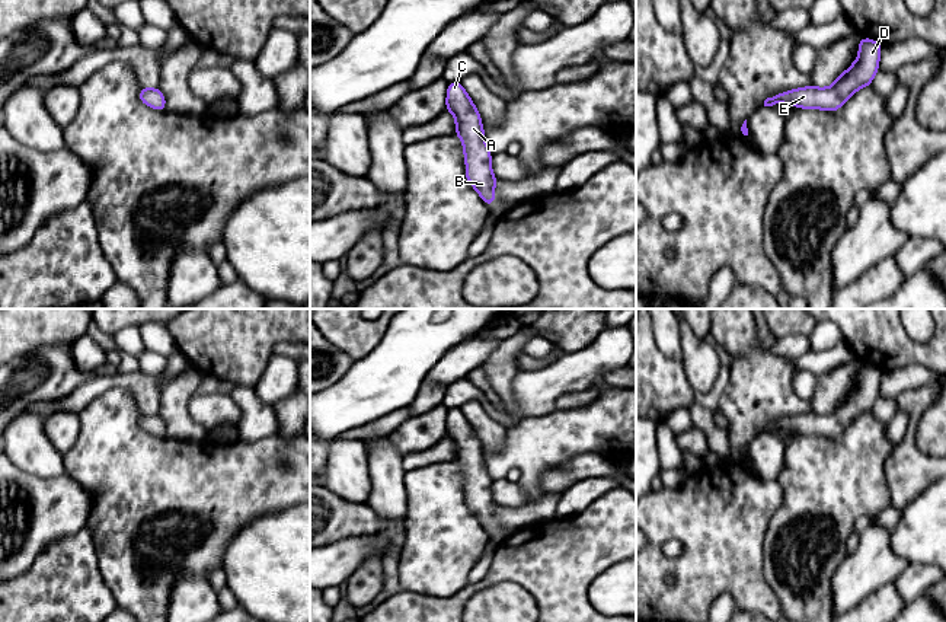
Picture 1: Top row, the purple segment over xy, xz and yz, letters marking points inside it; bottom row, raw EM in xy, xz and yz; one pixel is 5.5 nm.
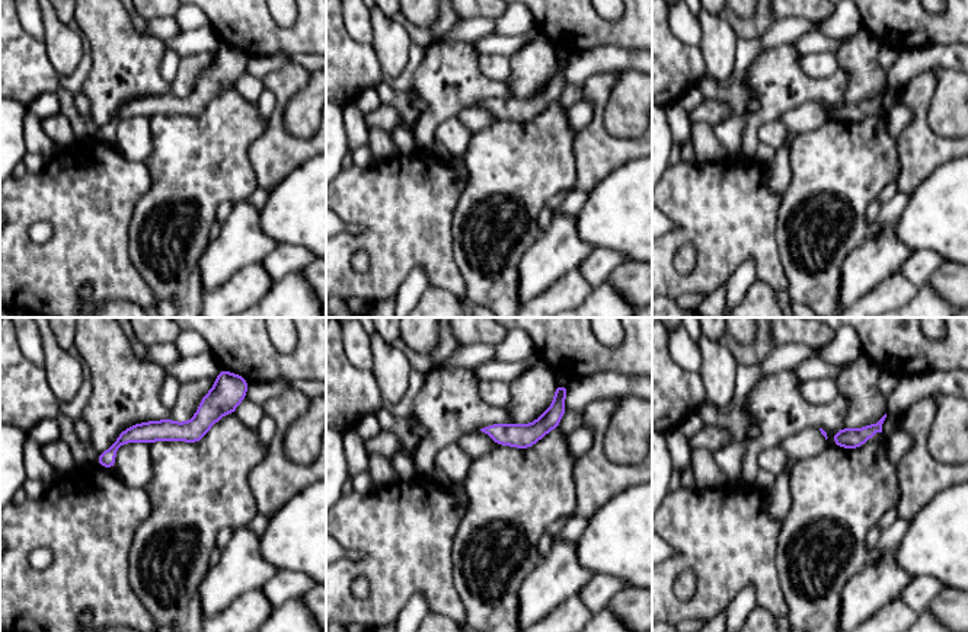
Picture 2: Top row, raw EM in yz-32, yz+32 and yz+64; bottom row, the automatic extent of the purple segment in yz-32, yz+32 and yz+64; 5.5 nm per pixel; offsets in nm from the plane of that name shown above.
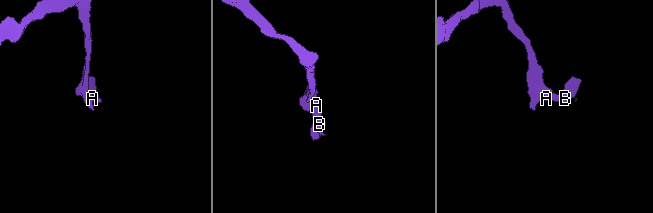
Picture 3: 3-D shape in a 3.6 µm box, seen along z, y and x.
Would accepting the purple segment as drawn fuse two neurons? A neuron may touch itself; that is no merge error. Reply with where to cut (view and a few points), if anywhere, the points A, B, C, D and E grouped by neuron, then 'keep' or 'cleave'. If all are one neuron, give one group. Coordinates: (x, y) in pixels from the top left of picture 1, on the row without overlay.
cut none; groups A B C D E; keep

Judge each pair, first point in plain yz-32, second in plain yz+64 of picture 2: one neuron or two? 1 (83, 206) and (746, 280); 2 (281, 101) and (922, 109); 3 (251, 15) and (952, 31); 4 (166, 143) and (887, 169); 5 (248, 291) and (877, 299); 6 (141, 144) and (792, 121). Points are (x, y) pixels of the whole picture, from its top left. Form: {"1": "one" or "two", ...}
{"1": "two", "2": "one", "3": "one", "4": "one", "5": "one", "6": "two"}

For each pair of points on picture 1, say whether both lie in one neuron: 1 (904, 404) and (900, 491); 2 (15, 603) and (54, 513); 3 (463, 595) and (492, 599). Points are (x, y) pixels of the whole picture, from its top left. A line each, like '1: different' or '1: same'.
1: same
2: different
3: different

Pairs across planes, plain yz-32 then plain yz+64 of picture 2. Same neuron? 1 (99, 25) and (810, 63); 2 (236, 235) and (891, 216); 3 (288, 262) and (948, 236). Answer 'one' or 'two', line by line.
1: two
2: two
3: two

